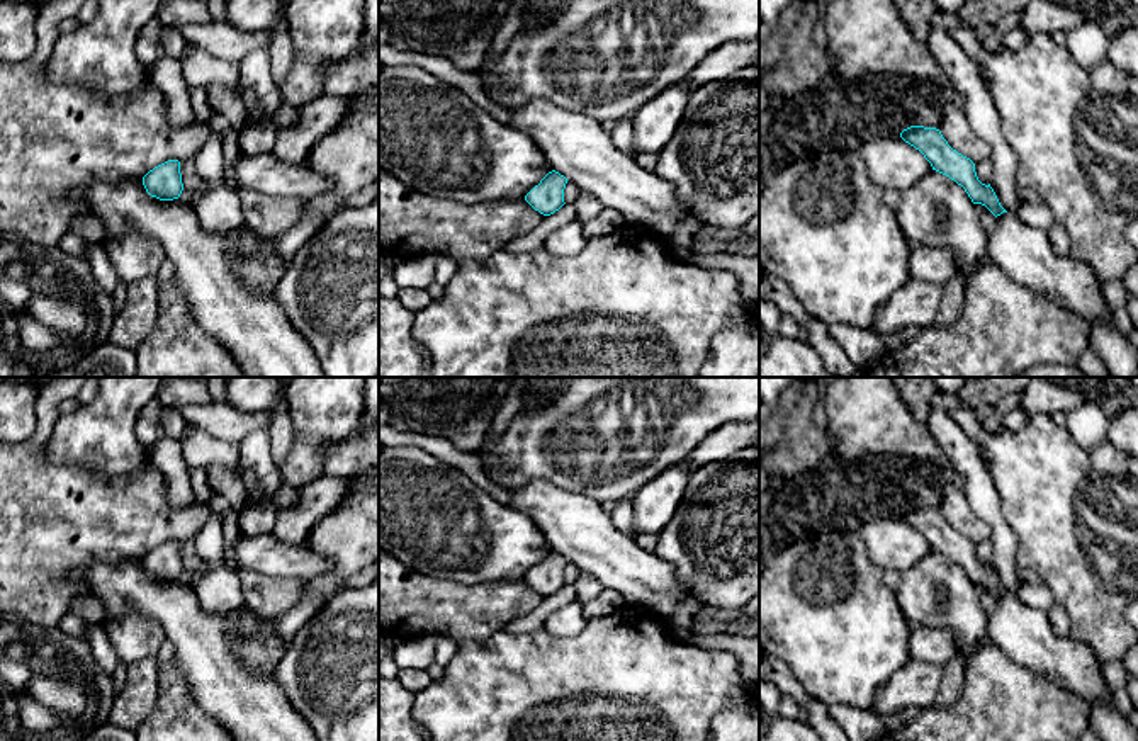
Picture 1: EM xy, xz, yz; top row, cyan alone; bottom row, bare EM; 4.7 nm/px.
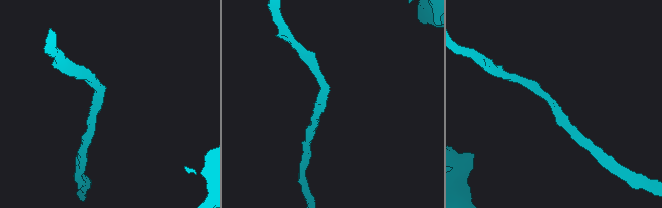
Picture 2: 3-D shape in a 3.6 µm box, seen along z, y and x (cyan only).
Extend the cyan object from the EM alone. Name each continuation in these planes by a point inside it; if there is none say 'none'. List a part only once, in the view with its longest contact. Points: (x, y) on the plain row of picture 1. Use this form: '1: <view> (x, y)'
none

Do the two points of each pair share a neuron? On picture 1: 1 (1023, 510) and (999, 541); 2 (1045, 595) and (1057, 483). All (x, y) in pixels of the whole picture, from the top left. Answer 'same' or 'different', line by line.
1: different
2: different

